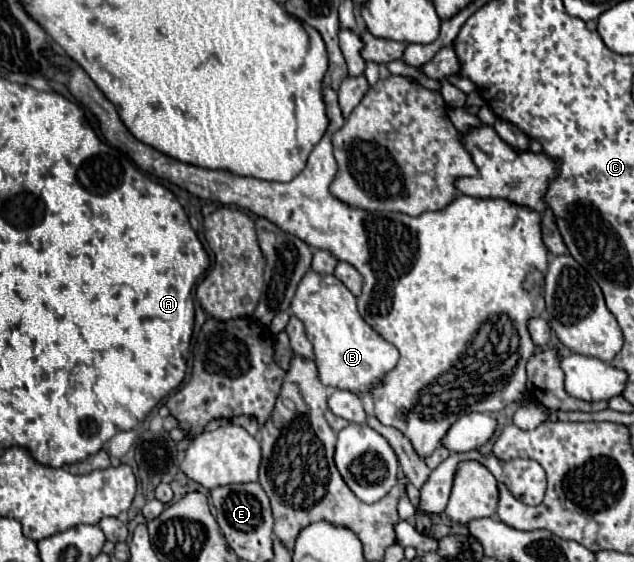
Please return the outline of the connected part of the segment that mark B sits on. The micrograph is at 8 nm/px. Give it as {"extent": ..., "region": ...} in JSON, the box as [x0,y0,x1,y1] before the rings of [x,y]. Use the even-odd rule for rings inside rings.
{"extent":[291,273,399,393],"region":[[[305,273],[291,303],[291,311],[303,321],[307,339],[313,345],[317,373],[323,385],[335,389],[347,389],[351,393],[371,393],[383,377],[395,369],[399,351],[393,343],[385,341],[375,329],[371,329],[357,311],[353,293],[333,275]]]}

